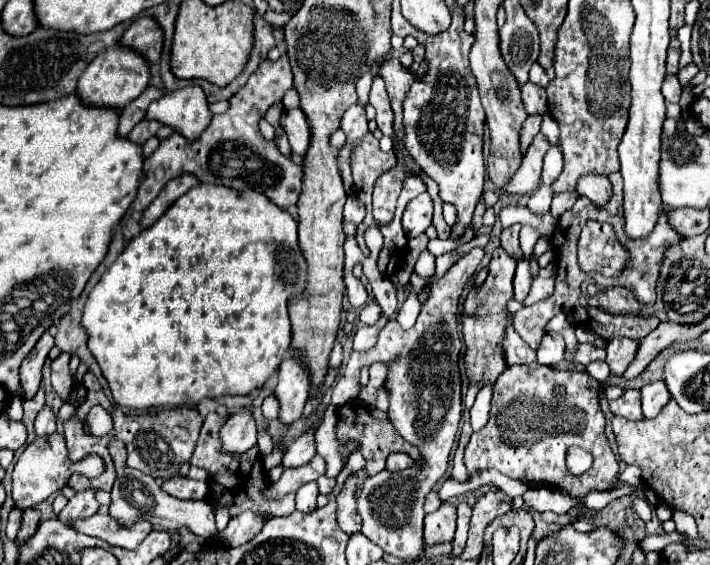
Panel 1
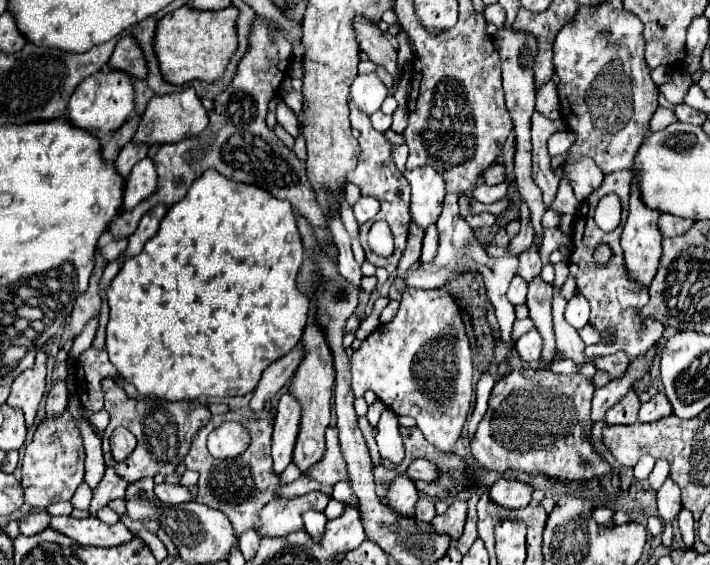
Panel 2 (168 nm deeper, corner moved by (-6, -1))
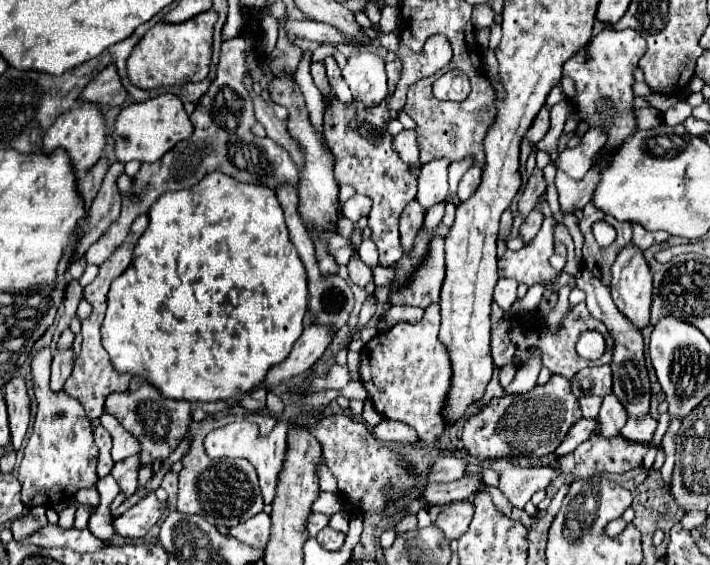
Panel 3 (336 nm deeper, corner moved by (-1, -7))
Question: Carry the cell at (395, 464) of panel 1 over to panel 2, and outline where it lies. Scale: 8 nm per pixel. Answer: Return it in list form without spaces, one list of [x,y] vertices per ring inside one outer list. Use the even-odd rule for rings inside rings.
[[[415,459],[409,467],[407,467],[407,471],[405,471],[413,481],[419,481],[419,479],[423,479],[423,481],[435,481],[435,477],[437,477],[437,467],[431,463],[431,461],[427,461],[427,459]]]

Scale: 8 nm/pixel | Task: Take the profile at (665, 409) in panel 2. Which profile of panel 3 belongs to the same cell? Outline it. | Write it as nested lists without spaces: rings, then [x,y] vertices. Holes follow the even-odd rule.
[[[650,415],[642,419],[628,419],[628,423],[620,431],[620,437],[634,441],[634,443],[650,443],[656,431],[656,425],[658,423]]]

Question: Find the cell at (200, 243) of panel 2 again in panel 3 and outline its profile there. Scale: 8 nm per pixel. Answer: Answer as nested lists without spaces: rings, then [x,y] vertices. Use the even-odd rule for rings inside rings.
[[[210,173],[198,185],[178,193],[164,193],[148,213],[148,229],[138,239],[134,247],[134,257],[130,269],[114,279],[108,293],[108,309],[102,323],[102,345],[108,351],[114,369],[120,373],[132,373],[162,391],[164,397],[184,399],[184,401],[220,401],[230,397],[246,395],[250,389],[264,381],[270,367],[282,363],[296,339],[302,335],[302,321],[306,315],[308,303],[308,285],[306,285],[306,269],[288,239],[288,229],[284,223],[284,213],[276,199],[276,193],[266,185],[250,185],[242,181],[234,181],[234,177],[226,177],[224,173]]]

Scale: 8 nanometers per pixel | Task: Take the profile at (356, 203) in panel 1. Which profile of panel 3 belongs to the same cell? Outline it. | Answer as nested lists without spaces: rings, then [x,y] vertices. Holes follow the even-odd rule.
[[[356,193],[354,197],[350,197],[350,199],[344,203],[344,215],[346,215],[352,223],[356,223],[360,217],[364,217],[364,215],[370,213],[370,207],[372,207],[372,201],[370,201],[368,197]]]

